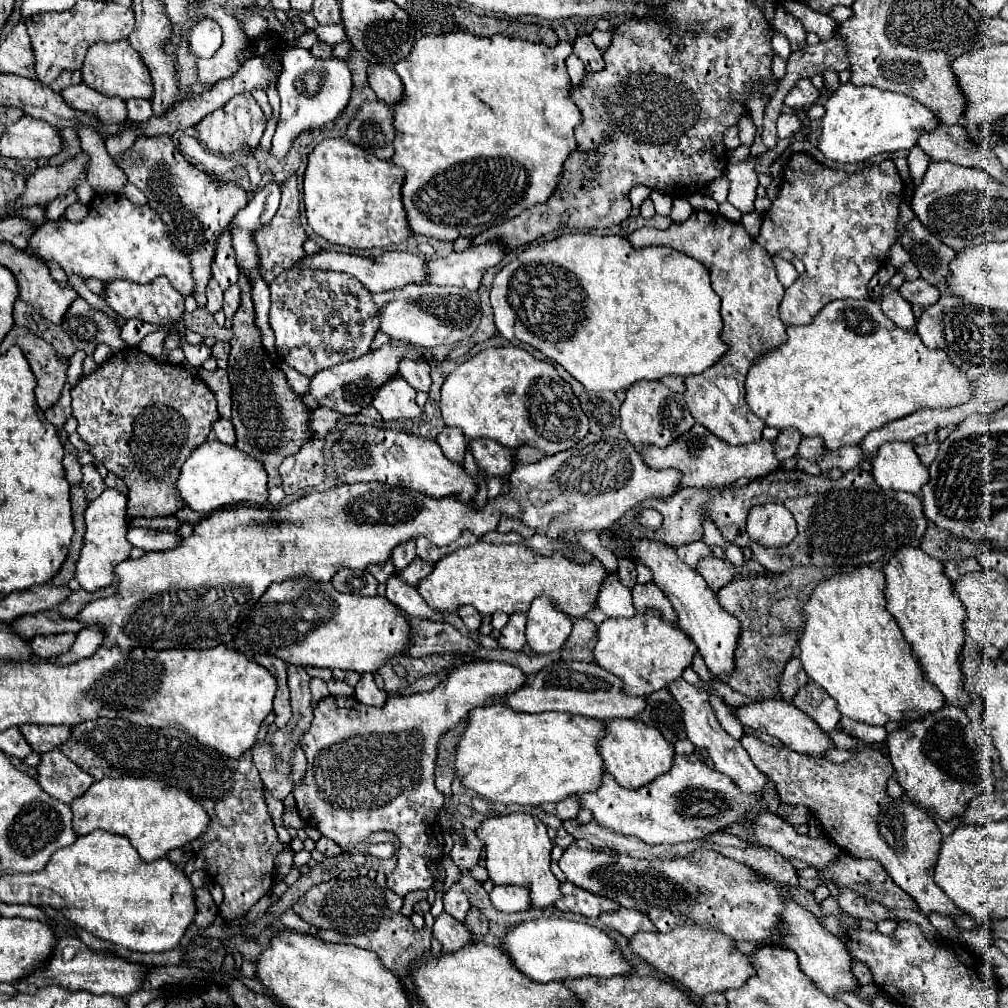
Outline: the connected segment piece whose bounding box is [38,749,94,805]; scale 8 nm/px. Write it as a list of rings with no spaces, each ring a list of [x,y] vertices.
[[[54,749],[44,753],[40,759],[38,783],[42,789],[48,791],[48,795],[68,805],[82,793],[82,789],[90,787],[94,779],[70,759],[66,759],[66,755],[62,755],[58,749]]]

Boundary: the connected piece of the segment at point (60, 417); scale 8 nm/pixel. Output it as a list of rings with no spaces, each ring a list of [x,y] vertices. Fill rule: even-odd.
[[[64,385],[62,397],[58,399],[58,403],[54,403],[50,409],[46,409],[44,415],[46,415],[46,419],[48,419],[54,427],[62,429],[62,425],[66,423],[66,419],[70,417],[70,413],[72,413],[72,409],[70,409],[70,385]]]

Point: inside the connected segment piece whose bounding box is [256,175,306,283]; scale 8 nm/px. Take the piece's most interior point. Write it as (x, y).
(280, 242)

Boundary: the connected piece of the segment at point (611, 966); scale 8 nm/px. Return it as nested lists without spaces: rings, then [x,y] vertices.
[[[540,917],[534,921],[518,923],[504,933],[500,947],[520,973],[538,983],[564,981],[568,977],[584,975],[614,977],[626,975],[630,971],[630,965],[622,959],[620,951],[614,947],[614,941],[604,931],[594,925],[568,919]]]

